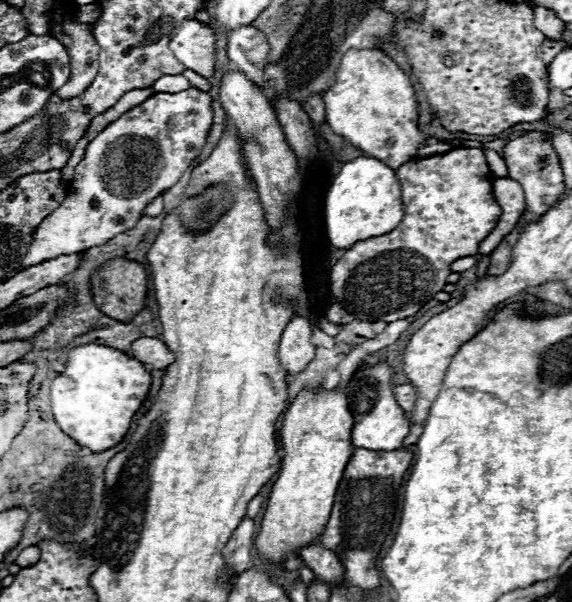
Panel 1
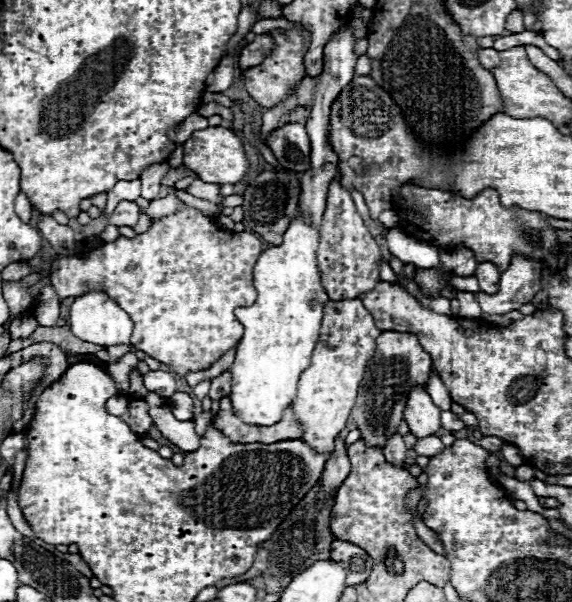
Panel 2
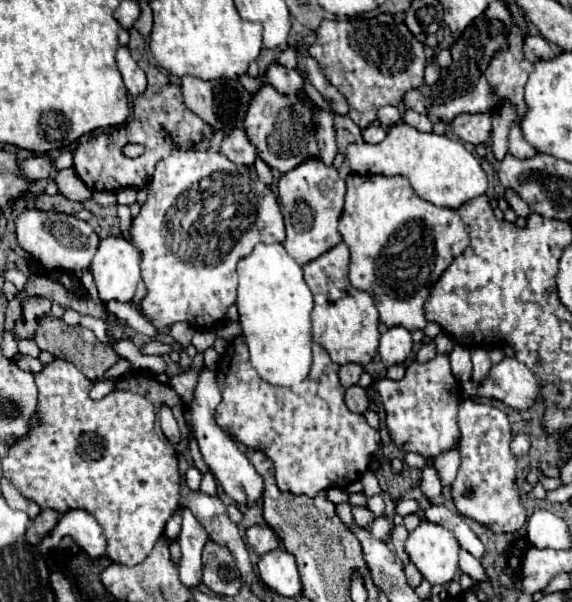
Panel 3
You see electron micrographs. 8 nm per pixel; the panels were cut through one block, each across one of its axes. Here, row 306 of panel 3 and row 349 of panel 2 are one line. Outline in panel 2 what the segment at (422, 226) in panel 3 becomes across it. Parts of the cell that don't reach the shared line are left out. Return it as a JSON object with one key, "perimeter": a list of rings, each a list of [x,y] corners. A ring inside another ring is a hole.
{"perimeter":[[[382,332],[376,340],[378,348],[374,358],[368,362],[366,376],[362,380],[362,386],[358,390],[356,406],[350,414],[350,418],[358,424],[358,430],[362,432],[362,440],[368,446],[382,448],[390,434],[398,430],[398,424],[402,422],[402,412],[406,406],[406,394],[412,390],[412,386],[422,384],[426,386],[432,368],[430,354],[422,350],[418,338],[414,334],[402,334],[402,332]]]}

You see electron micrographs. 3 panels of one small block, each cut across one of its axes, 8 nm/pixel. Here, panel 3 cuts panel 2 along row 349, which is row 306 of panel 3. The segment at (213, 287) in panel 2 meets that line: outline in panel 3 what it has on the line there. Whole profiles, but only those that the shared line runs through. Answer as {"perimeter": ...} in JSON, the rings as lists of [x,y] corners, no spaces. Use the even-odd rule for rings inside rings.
{"perimeter":[[[172,144],[170,156],[156,164],[152,176],[152,190],[146,204],[142,206],[140,214],[130,222],[130,242],[142,254],[140,270],[142,270],[142,282],[146,286],[146,296],[138,304],[138,310],[142,310],[142,316],[150,324],[154,324],[158,332],[164,332],[168,326],[176,322],[196,324],[200,316],[202,316],[202,330],[212,330],[216,328],[216,322],[222,324],[222,318],[226,320],[228,308],[236,302],[236,286],[238,286],[236,264],[252,252],[254,244],[284,242],[284,238],[286,232],[284,232],[282,206],[276,194],[258,180],[254,168],[252,170],[238,168],[220,152],[198,150],[198,148],[180,150],[178,146]],[[208,198],[212,198],[210,216],[214,216],[210,226],[206,224],[208,214],[204,214],[204,200]],[[218,210],[222,210],[220,234],[218,234]]]}

